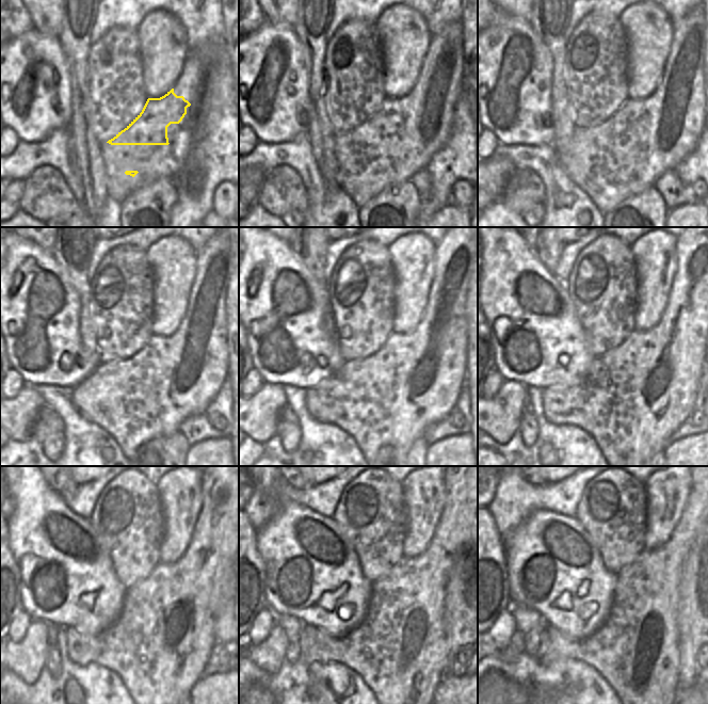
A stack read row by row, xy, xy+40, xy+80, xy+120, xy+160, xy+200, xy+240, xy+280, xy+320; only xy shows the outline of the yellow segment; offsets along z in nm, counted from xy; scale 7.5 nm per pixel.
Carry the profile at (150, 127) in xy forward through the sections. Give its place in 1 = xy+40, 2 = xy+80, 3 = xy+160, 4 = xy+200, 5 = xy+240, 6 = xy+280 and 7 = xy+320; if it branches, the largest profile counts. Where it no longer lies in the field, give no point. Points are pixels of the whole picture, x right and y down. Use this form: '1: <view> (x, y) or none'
1: xy+40 (387, 126)
2: xy+80 (629, 121)
3: xy+160 (377, 366)
4: xy+200 (612, 366)
5: xy+240 (137, 605)
6: xy+280 (380, 605)
7: xy+320 (621, 605)

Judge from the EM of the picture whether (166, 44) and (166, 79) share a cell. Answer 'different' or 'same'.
same

